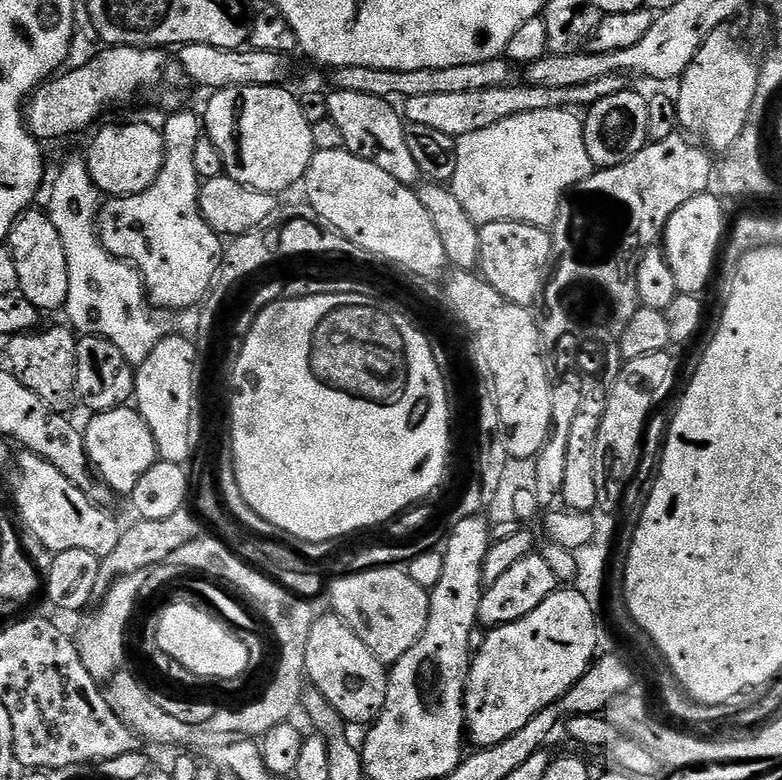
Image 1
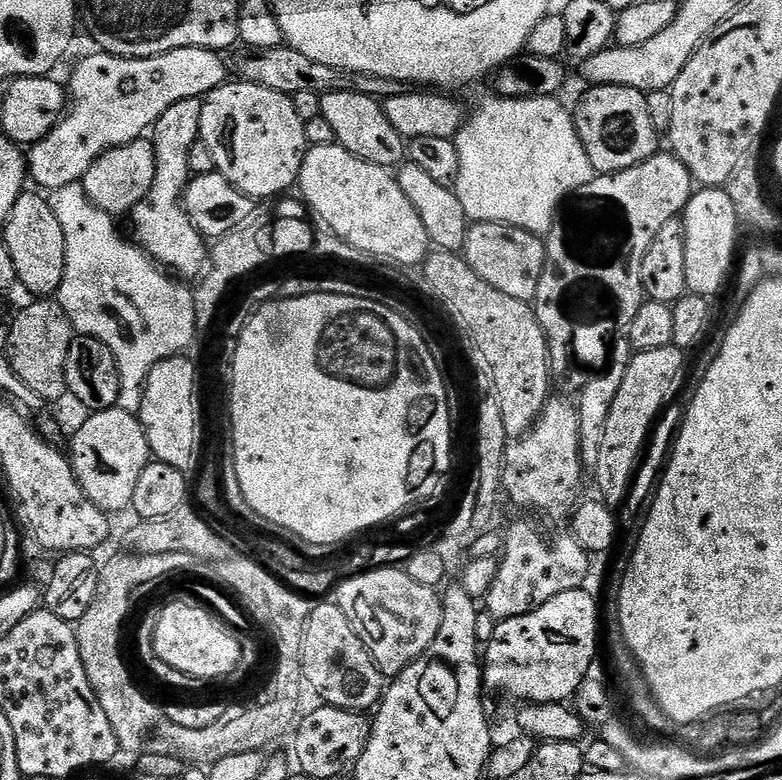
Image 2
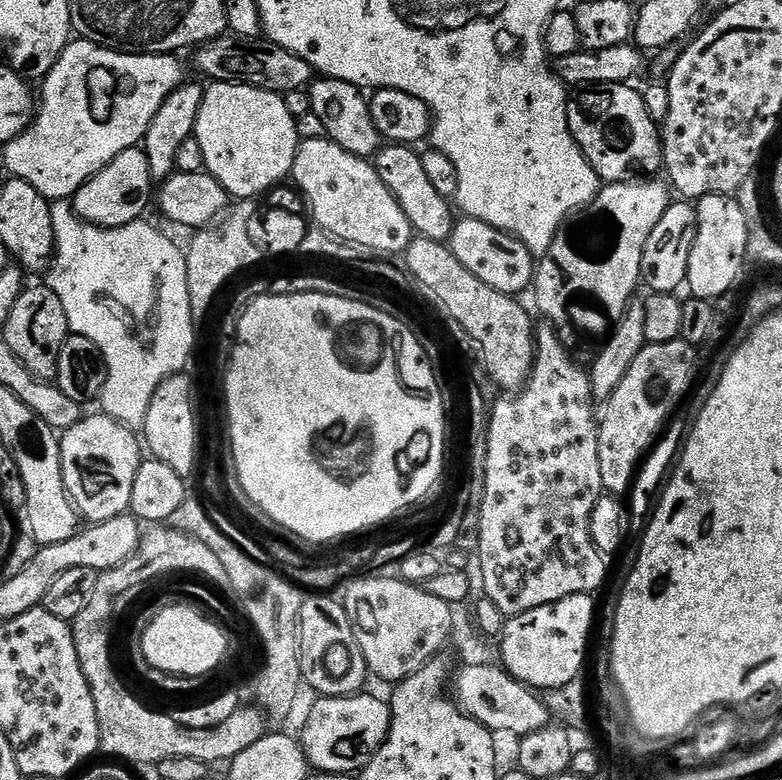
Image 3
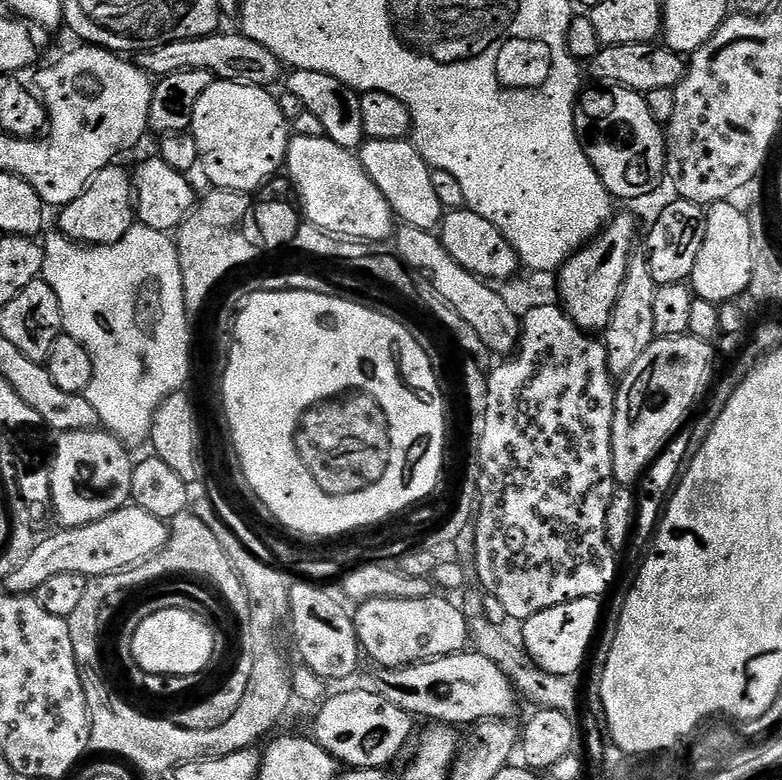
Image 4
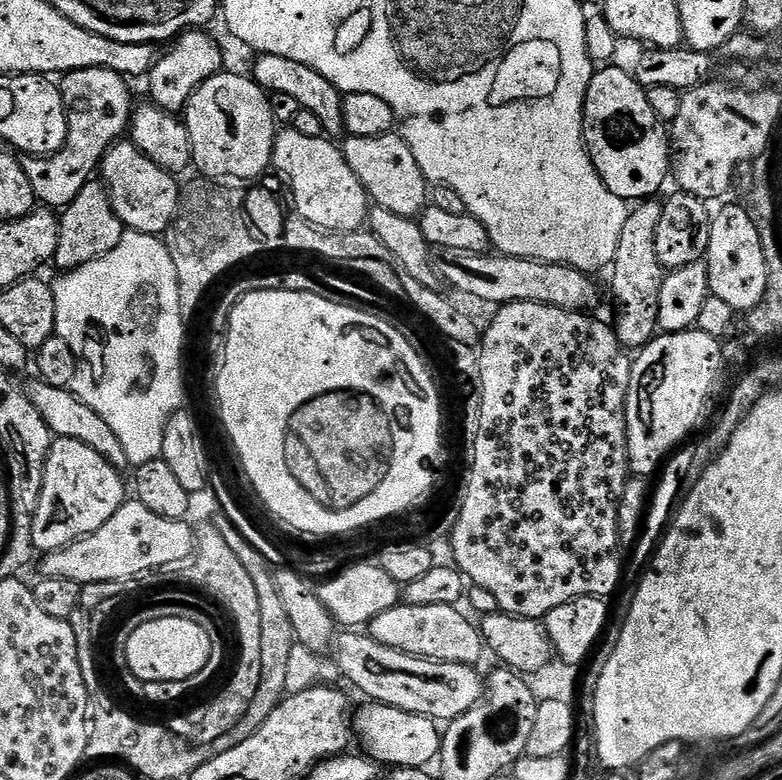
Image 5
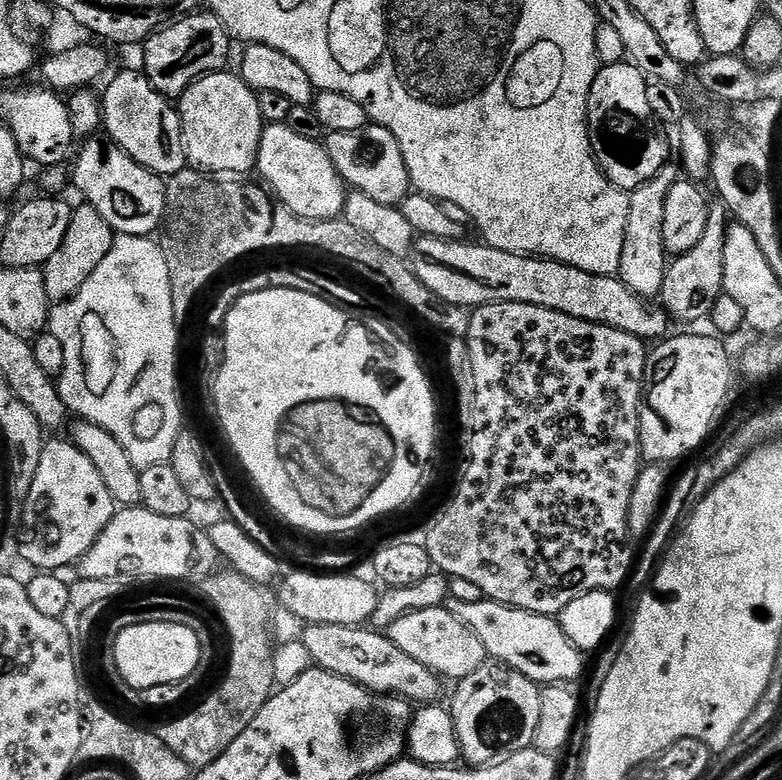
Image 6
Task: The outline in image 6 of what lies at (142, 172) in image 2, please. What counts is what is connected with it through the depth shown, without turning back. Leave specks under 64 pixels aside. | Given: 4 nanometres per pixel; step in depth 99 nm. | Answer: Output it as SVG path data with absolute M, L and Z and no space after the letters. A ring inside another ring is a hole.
M86 202L81 203L81 208L77 207L72 213L70 230L66 230L66 238L62 238L62 246L58 246L56 253L50 254L48 261L42 265L49 301L63 302L78 294L78 290L86 286L86 278L90 278L90 274L98 270L102 258L110 254L113 239L114 233L106 218L102 218L102 214L94 210L94 206Z

